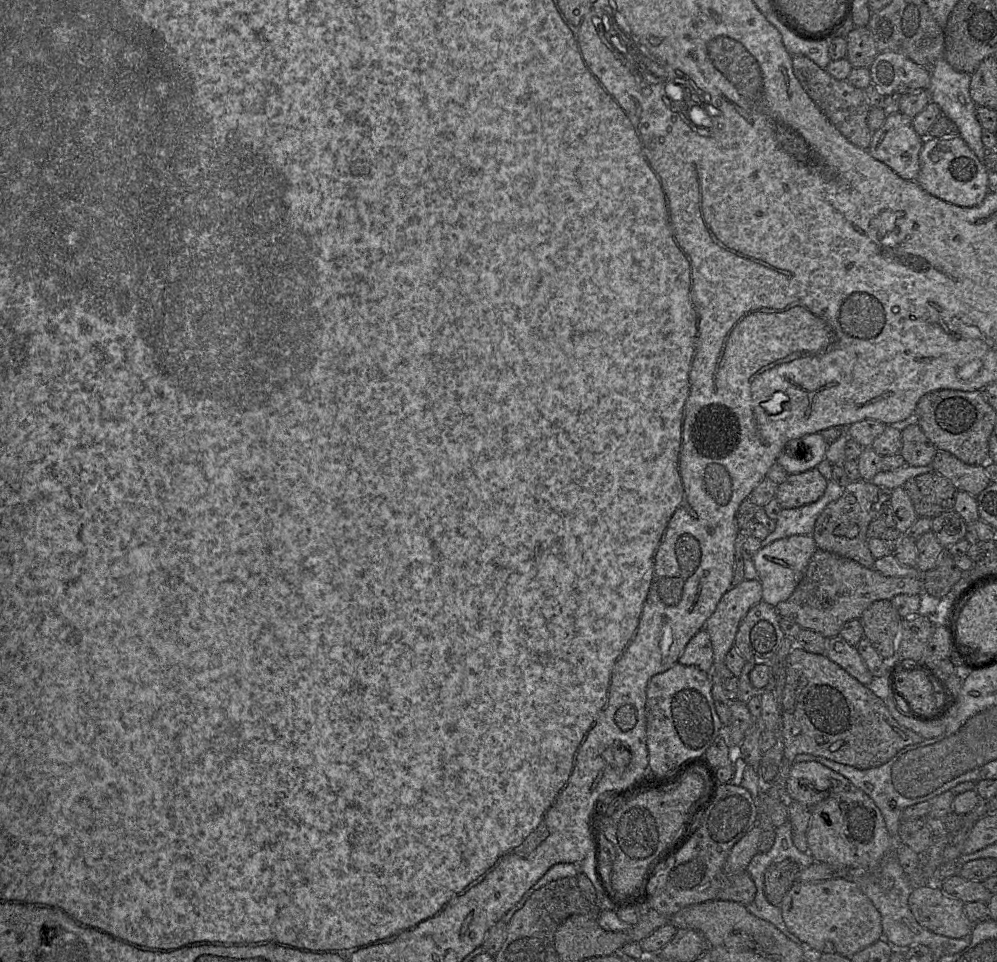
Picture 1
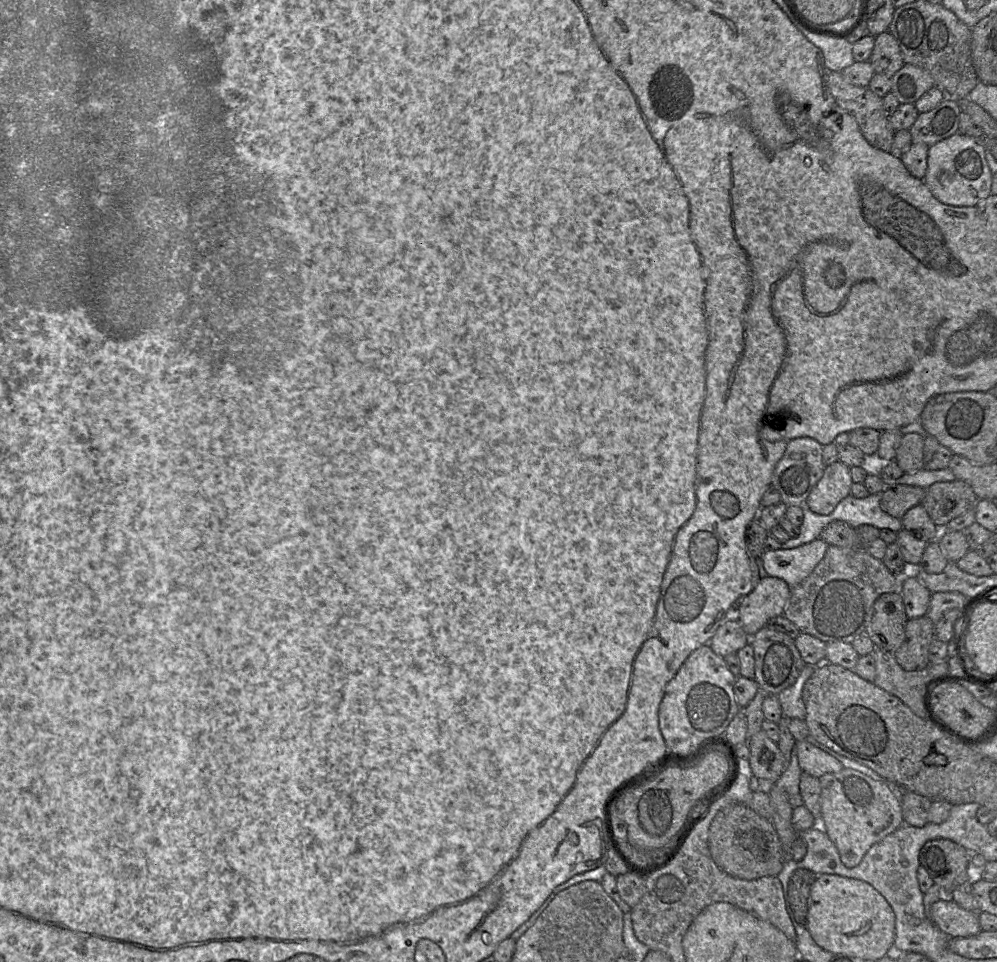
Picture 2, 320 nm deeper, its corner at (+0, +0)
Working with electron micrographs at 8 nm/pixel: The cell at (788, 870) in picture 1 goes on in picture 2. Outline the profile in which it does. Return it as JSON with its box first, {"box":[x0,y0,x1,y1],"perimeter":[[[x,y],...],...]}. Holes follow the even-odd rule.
{"box":[786,868,817,926],"perimeter":[[[805,868],[793,872],[786,891],[786,909],[789,917],[799,924],[807,926],[808,900],[817,874]]]}

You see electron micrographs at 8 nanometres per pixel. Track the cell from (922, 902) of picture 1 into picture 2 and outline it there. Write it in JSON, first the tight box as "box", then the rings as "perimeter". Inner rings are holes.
{"box":[931,895,981,939],"perimeter":[[[946,895],[932,905],[931,919],[950,939],[974,936],[981,931],[978,912],[962,908]]]}

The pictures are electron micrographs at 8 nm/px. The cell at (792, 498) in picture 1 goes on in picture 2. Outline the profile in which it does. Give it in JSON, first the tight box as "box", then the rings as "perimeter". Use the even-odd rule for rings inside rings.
{"box":[805,460,852,515],"perimeter":[[[837,460],[825,467],[823,476],[809,493],[805,505],[816,514],[828,515],[840,501],[851,495],[852,484],[850,467]]]}

